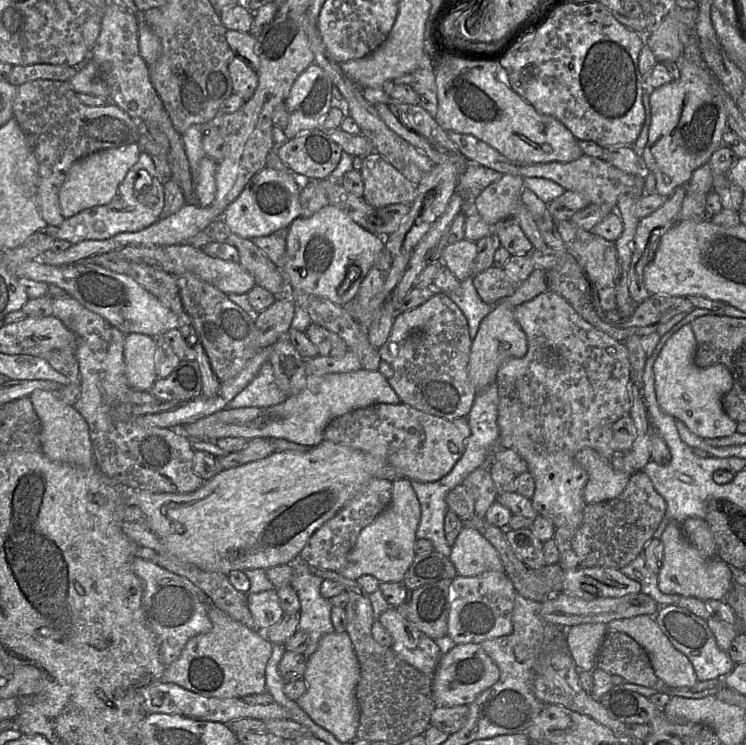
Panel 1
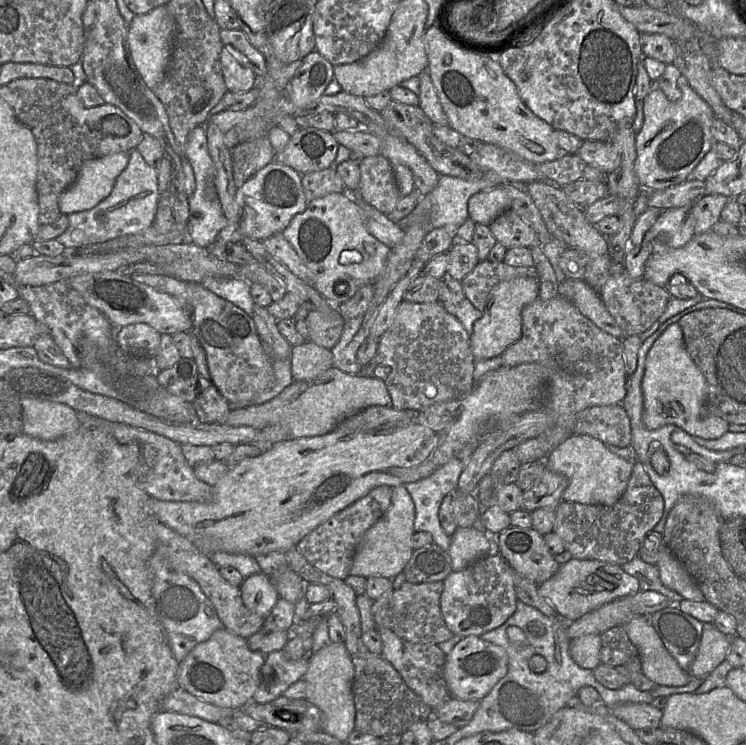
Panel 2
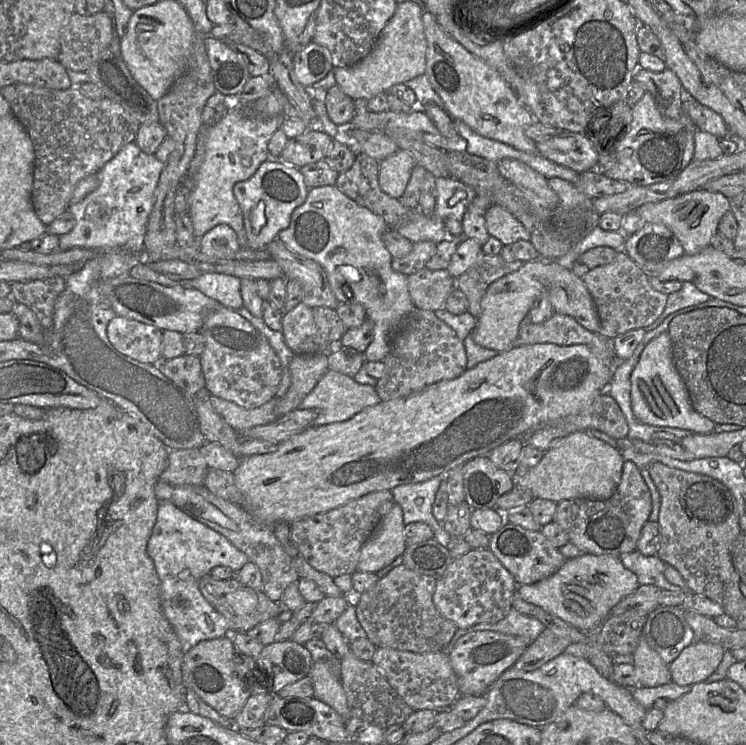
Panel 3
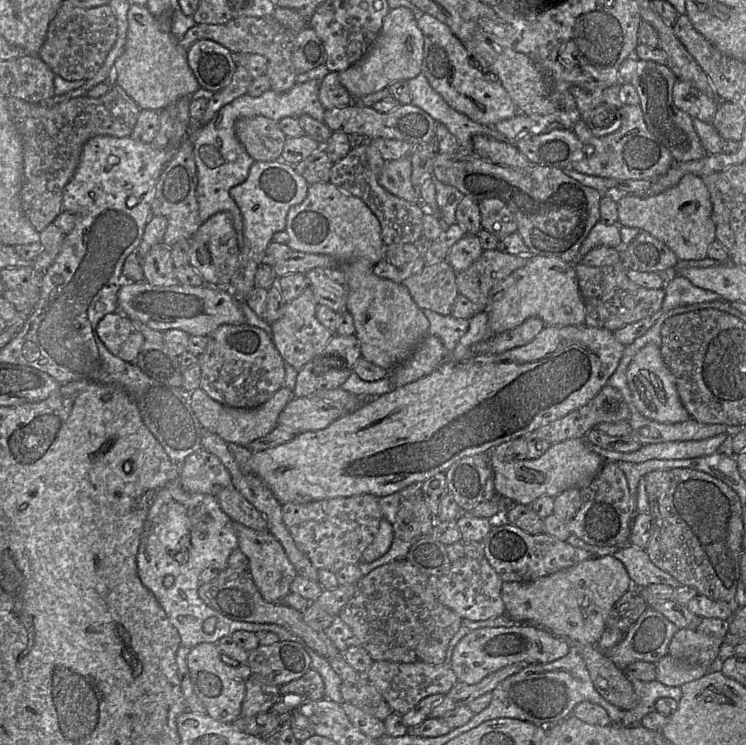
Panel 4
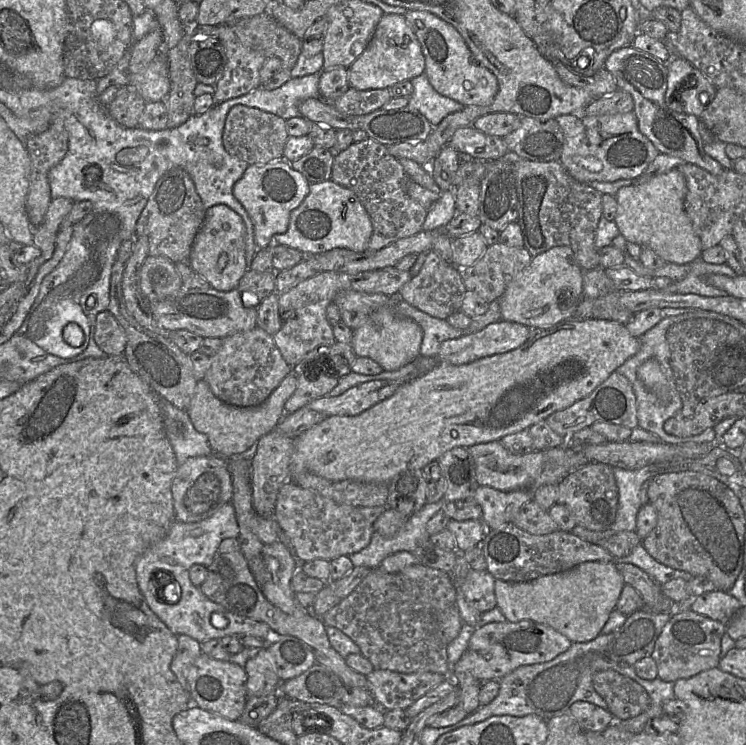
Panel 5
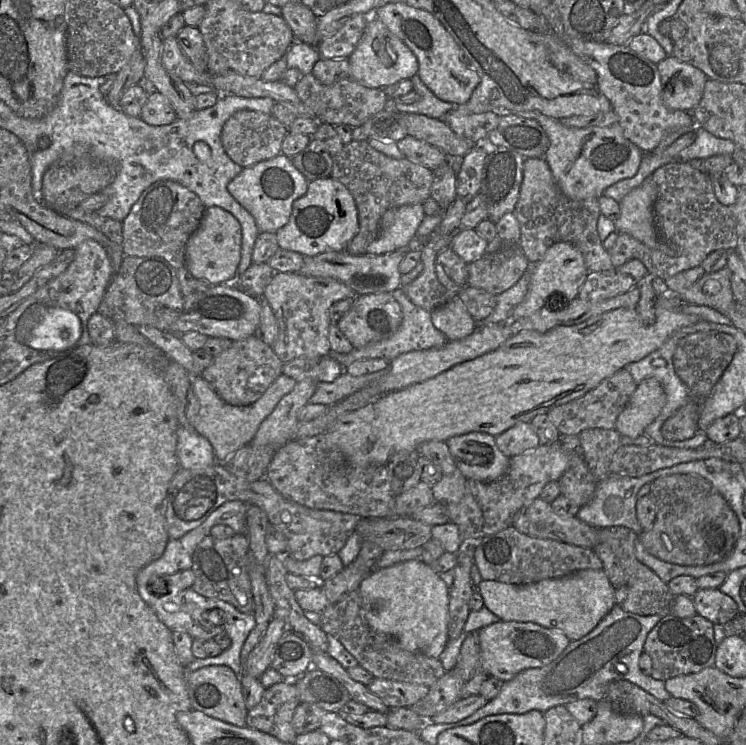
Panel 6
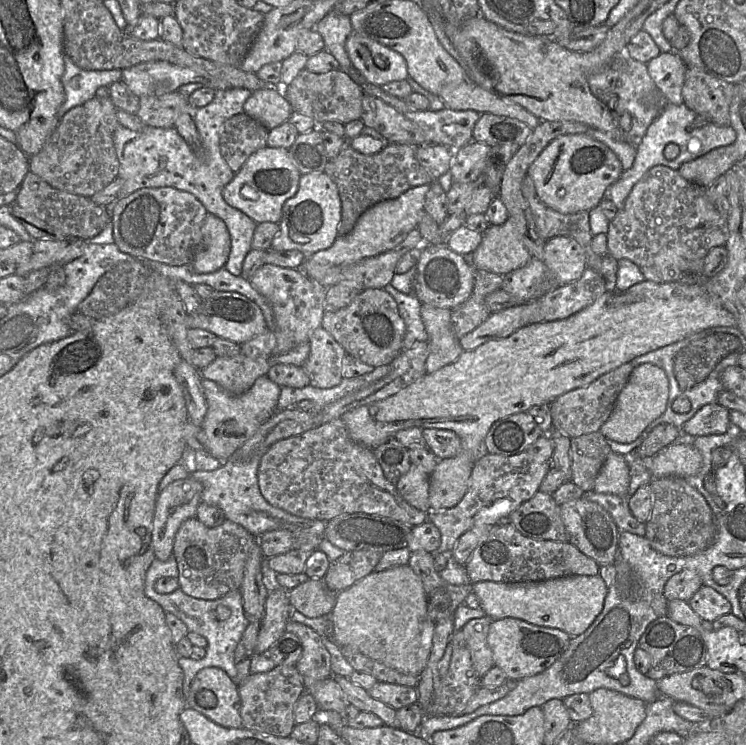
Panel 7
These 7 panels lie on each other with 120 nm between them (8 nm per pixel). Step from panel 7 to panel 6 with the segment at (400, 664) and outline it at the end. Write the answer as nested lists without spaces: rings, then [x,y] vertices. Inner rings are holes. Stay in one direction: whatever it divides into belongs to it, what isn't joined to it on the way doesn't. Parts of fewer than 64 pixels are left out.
[[[414,559],[374,569],[361,581],[357,590],[361,596],[363,617],[372,630],[390,636],[407,651],[440,657],[449,641],[449,589],[429,565]]]

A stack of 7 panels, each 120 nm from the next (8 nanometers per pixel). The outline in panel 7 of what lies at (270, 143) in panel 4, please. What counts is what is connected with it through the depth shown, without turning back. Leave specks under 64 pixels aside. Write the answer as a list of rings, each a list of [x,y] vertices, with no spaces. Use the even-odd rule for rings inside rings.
[[[241,113],[227,119],[219,132],[220,153],[236,174],[250,155],[267,146],[269,130]]]

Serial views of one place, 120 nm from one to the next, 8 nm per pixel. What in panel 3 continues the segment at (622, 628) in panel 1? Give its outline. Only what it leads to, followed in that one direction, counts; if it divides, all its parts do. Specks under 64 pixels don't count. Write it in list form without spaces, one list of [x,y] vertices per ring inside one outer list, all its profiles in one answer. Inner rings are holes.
[[[642,636],[638,640],[633,655],[633,665],[639,686],[658,687],[672,681],[669,666],[663,662],[659,654],[648,645]]]

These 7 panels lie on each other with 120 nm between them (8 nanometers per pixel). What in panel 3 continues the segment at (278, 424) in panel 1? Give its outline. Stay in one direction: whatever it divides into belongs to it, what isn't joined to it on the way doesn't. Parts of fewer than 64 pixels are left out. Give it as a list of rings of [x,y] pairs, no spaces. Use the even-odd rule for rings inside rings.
[[[328,370],[316,386],[304,397],[299,408],[318,410],[318,415],[311,426],[322,426],[348,420],[364,408],[376,405],[380,401],[375,386],[360,384],[351,376]]]

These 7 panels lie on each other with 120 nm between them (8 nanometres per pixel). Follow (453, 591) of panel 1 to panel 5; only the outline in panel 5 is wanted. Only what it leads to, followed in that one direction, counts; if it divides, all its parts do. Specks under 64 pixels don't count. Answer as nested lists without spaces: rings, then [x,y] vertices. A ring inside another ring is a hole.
[[[470,569],[460,591],[470,606],[478,612],[484,613],[497,607],[494,591],[495,580],[494,576],[487,570],[475,571]]]

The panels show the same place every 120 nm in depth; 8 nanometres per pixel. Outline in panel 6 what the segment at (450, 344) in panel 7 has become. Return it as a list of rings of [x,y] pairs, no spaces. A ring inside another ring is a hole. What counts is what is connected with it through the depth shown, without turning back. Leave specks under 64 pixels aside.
[[[459,296],[431,311],[431,321],[448,341],[465,338],[477,327]]]

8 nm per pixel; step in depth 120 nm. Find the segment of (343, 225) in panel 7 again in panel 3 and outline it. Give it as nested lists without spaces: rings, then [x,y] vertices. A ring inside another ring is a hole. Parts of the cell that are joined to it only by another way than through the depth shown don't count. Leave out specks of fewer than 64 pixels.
[[[363,152],[355,157],[350,169],[339,173],[336,187],[359,205],[382,216],[387,228],[406,223],[414,212],[381,189],[379,162]]]

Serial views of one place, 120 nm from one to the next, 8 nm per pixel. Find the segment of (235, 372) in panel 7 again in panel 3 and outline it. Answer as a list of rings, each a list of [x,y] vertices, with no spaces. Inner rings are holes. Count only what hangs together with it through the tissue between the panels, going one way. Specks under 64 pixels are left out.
[[[222,306],[208,314],[199,330],[205,338],[200,361],[204,387],[217,397],[245,408],[256,408],[275,397],[282,366],[267,338],[236,310]]]

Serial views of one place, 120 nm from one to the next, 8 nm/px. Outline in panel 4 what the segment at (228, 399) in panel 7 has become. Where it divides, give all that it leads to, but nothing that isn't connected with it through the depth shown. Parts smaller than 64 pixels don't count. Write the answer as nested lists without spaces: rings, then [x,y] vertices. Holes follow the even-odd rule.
[[[283,386],[260,406],[254,408],[237,408],[214,400],[199,387],[190,393],[190,404],[195,416],[204,429],[218,435],[227,442],[248,447],[255,440],[270,433],[278,425],[279,415],[293,398],[293,390]]]

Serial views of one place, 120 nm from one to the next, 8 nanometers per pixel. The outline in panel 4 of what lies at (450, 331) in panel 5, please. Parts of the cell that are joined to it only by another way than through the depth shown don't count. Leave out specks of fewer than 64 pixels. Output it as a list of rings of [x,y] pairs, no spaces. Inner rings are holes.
[[[422,309],[429,321],[428,334],[441,339],[448,353],[452,353],[461,337],[469,328],[469,319],[456,318],[450,315],[442,315],[429,309]]]

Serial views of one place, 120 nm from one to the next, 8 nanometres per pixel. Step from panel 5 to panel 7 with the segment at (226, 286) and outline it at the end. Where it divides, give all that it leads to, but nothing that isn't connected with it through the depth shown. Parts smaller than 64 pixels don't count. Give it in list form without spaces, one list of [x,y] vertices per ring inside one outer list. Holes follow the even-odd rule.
[[[208,213],[202,226],[203,242],[191,266],[197,273],[211,273],[223,268],[231,249],[229,231],[225,222]]]

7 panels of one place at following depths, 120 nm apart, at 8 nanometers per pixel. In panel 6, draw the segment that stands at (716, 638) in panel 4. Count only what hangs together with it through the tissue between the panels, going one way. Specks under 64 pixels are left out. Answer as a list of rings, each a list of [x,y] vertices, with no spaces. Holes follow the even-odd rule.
[[[695,614],[687,618],[667,615],[648,633],[643,650],[652,660],[651,677],[666,680],[691,673],[697,673],[715,663],[717,644],[714,639],[714,624]]]

